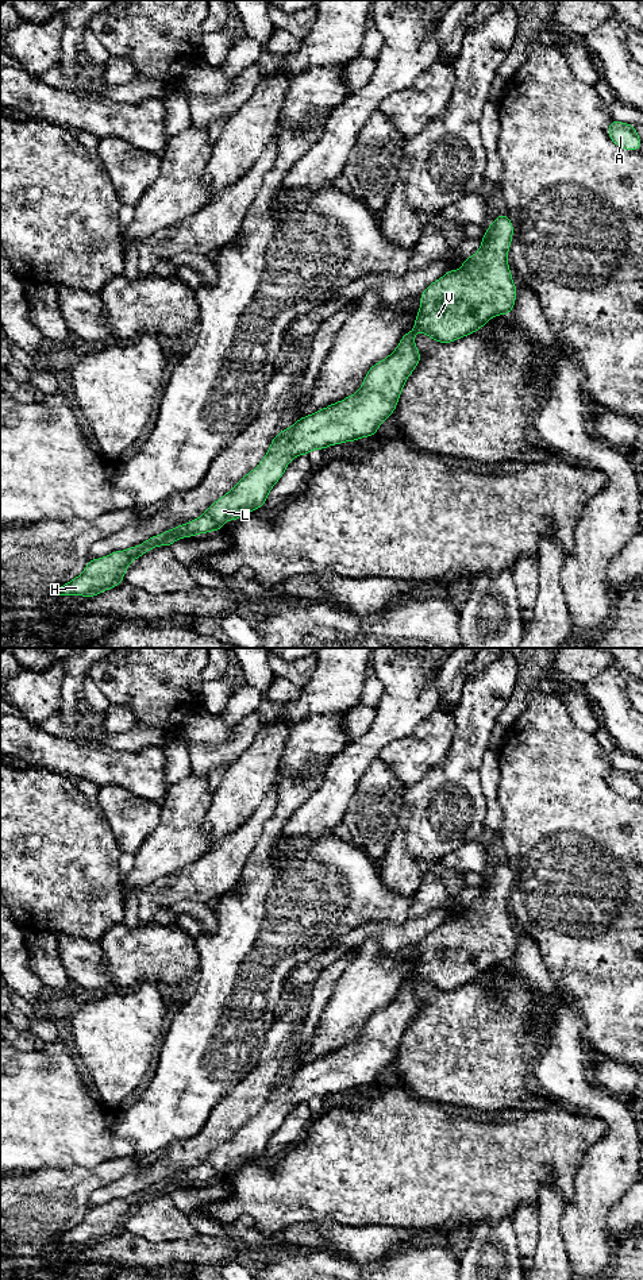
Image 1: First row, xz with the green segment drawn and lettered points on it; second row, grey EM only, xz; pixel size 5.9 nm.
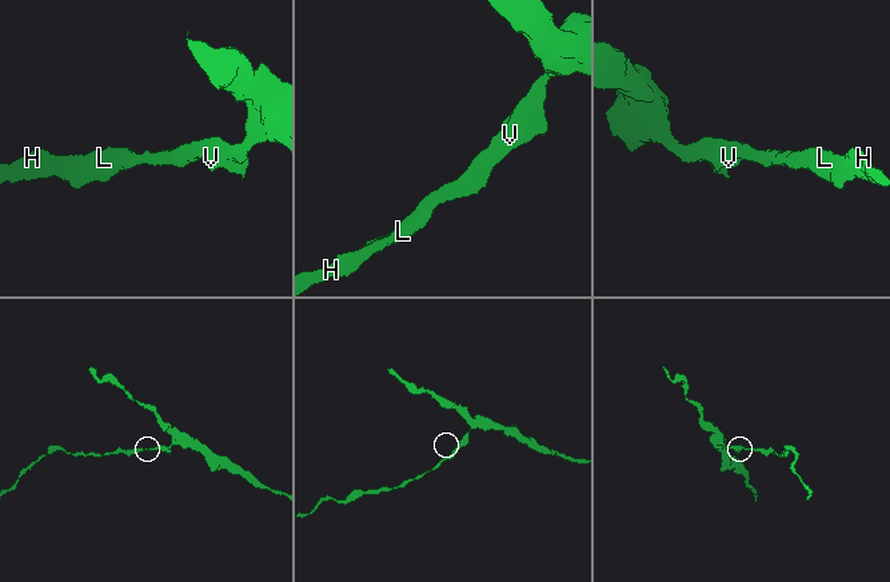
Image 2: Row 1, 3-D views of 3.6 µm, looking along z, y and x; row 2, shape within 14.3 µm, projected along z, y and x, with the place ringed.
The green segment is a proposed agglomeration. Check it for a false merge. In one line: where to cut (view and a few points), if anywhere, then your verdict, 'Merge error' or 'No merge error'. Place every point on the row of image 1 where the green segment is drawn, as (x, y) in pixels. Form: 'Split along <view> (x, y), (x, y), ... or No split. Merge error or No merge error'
No split. No merge error

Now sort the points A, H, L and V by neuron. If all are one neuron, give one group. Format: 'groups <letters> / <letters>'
groups A H L V

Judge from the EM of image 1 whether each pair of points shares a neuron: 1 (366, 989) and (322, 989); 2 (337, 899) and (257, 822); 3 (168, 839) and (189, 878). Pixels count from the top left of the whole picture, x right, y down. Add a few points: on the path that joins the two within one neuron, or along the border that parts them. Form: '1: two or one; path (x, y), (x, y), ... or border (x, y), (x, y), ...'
1: two; border (350, 962), (339, 978), (320, 1018)
2: two; border (277, 800), (261, 839), (247, 856)
3: two; border (208, 848), (188, 867), (156, 882)

